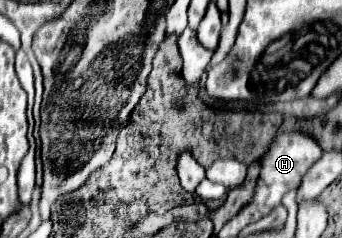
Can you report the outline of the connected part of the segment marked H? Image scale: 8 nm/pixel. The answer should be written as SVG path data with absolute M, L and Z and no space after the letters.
M284 133L280 137L276 137L268 151L262 157L262 171L258 177L258 187L260 193L254 195L254 221L264 217L266 213L270 213L274 207L282 205L282 197L294 187L302 183L302 177L306 175L306 171L322 157L322 149L318 147L318 143L314 139L310 139L308 135L298 135L298 133Z

